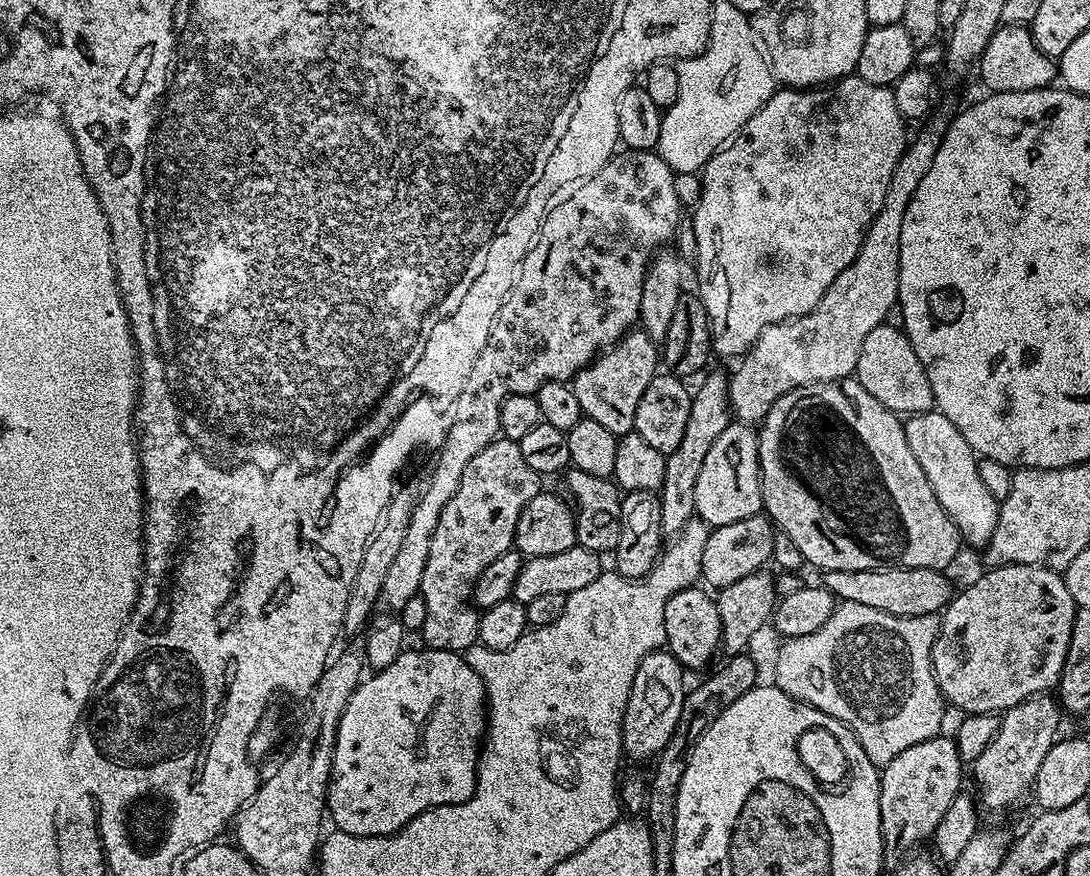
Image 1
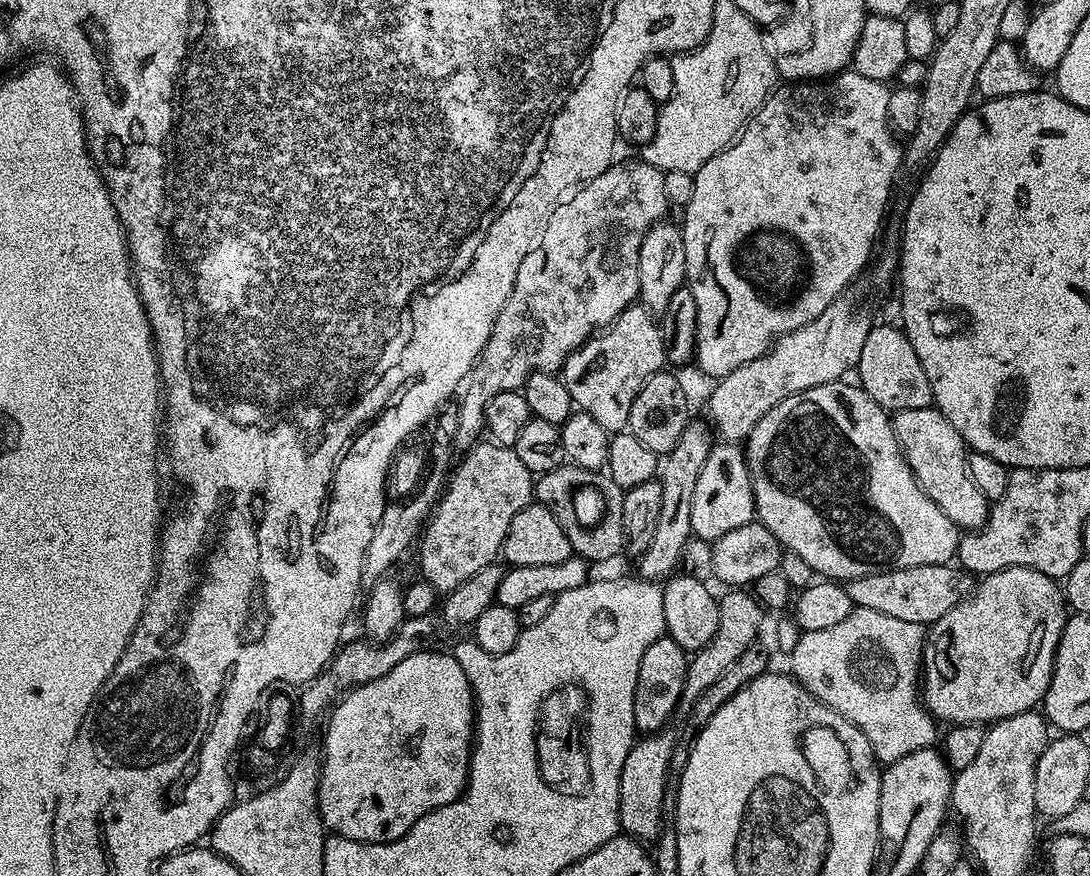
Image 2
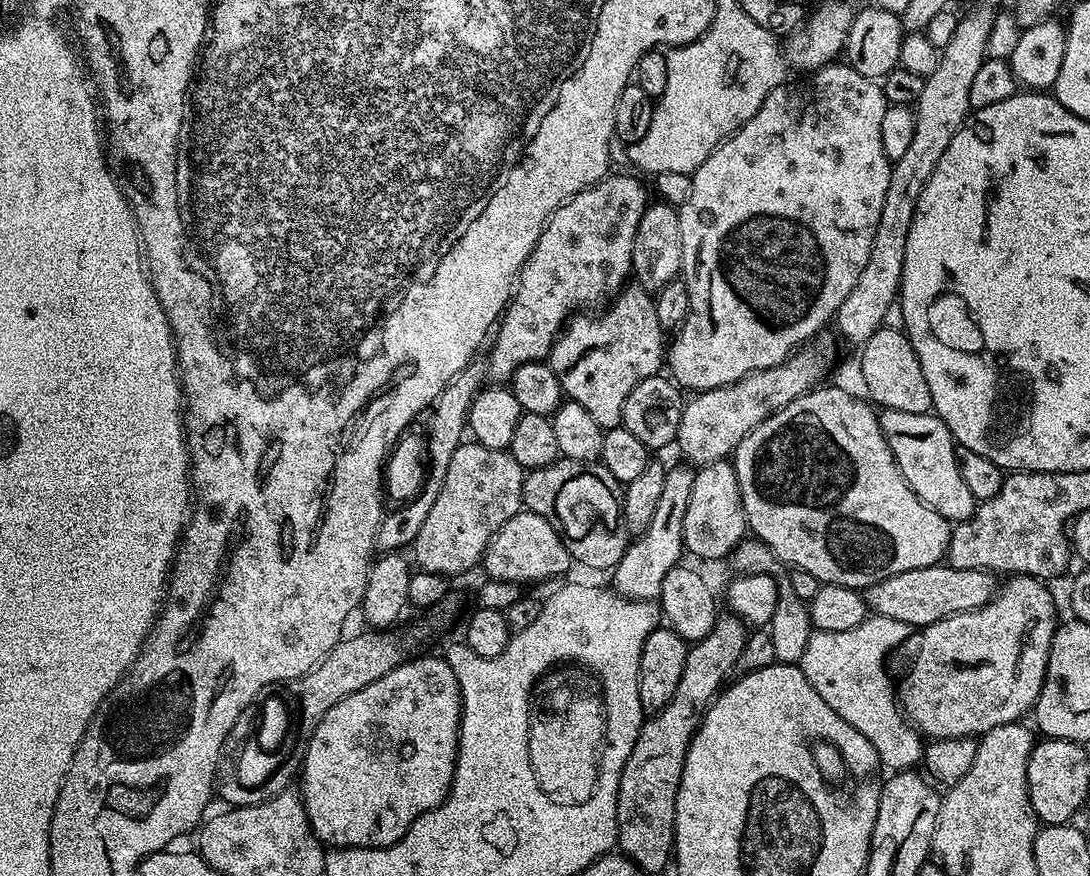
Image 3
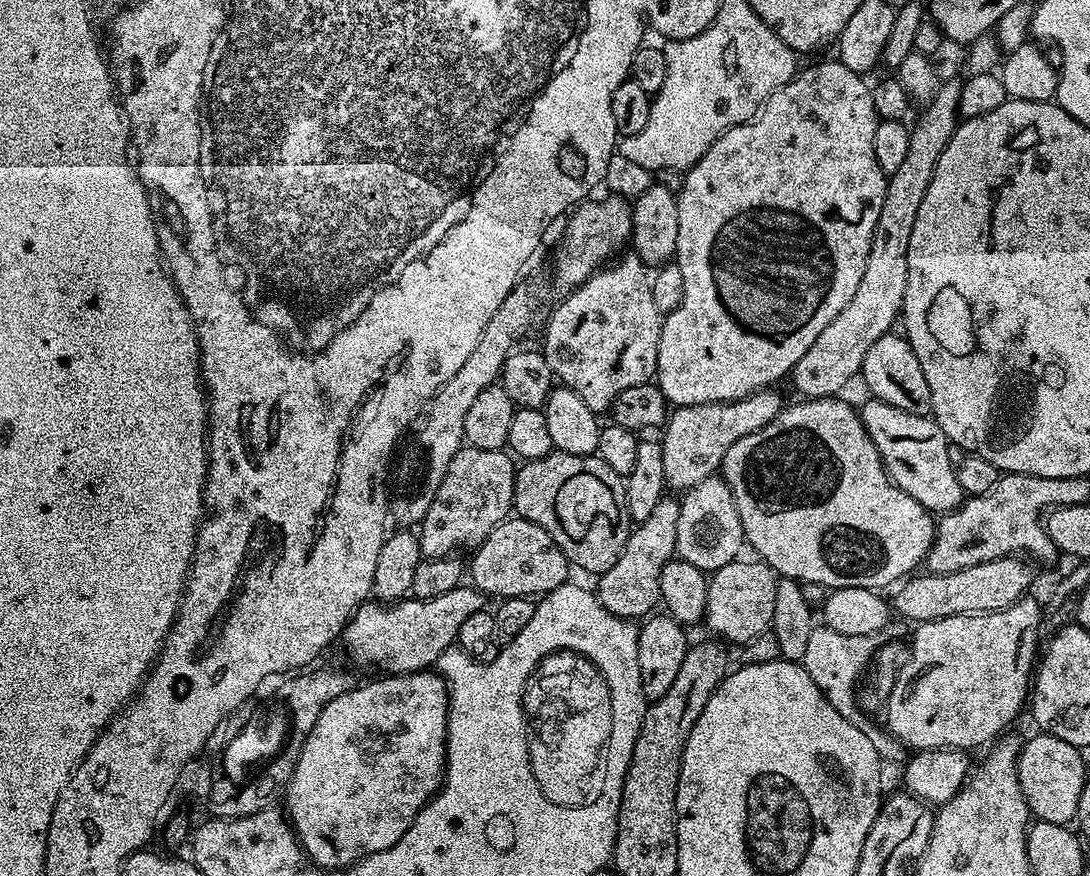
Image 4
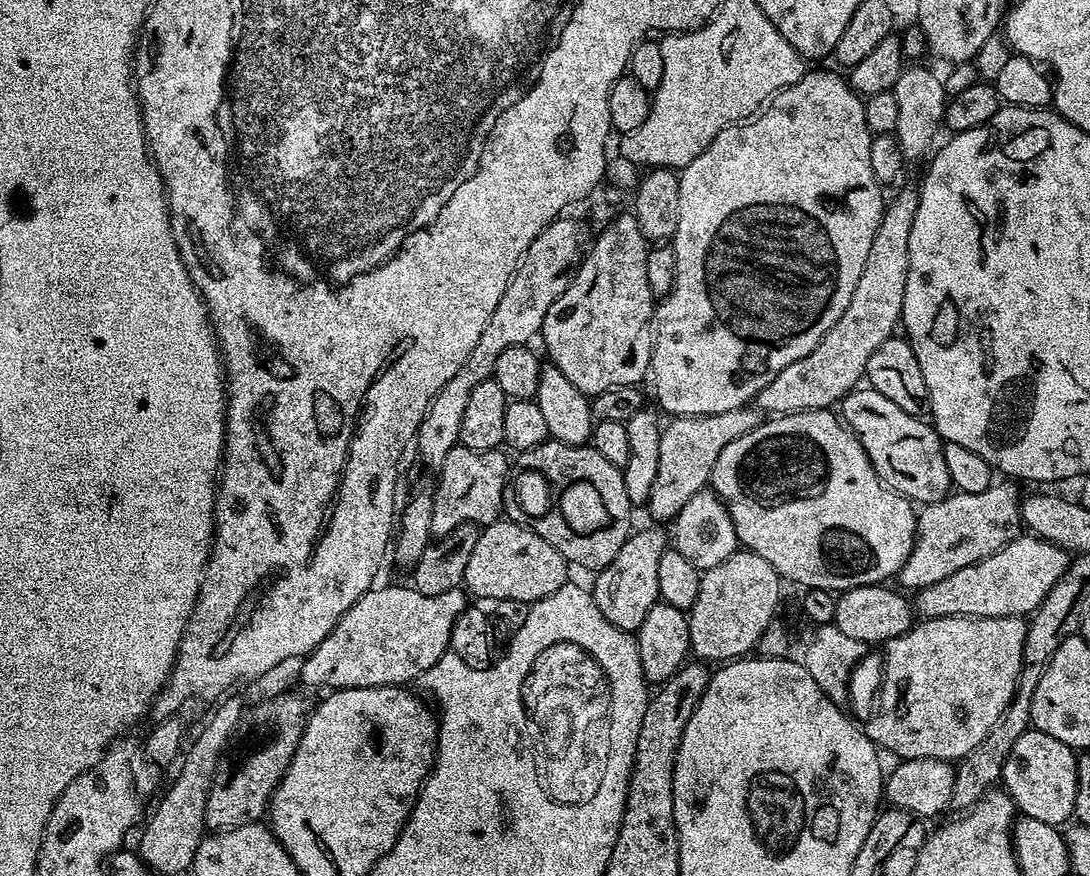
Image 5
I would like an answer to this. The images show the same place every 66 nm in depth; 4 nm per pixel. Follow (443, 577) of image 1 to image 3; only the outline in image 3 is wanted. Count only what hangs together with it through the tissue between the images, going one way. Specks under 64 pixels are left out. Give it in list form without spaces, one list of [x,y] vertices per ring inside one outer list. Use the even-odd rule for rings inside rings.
[[[462,442],[450,458],[446,478],[418,538],[410,545],[415,563],[425,572],[455,578],[484,558],[488,543],[500,527],[522,511],[526,470],[507,450],[490,450],[475,442]]]

